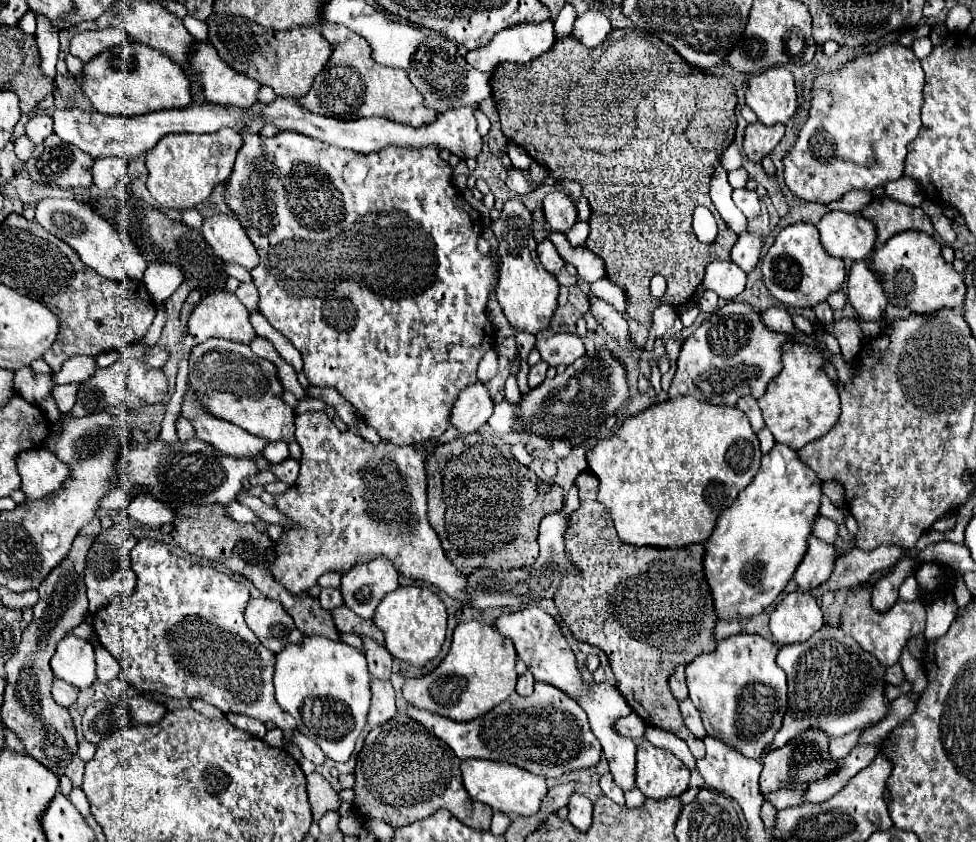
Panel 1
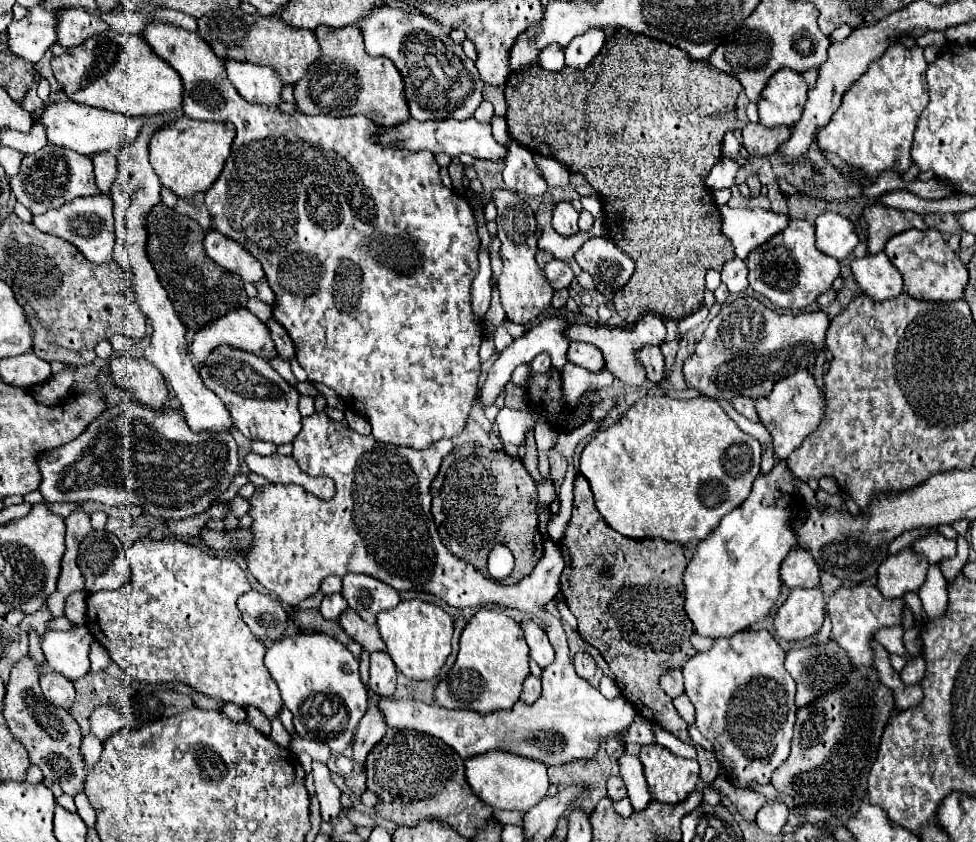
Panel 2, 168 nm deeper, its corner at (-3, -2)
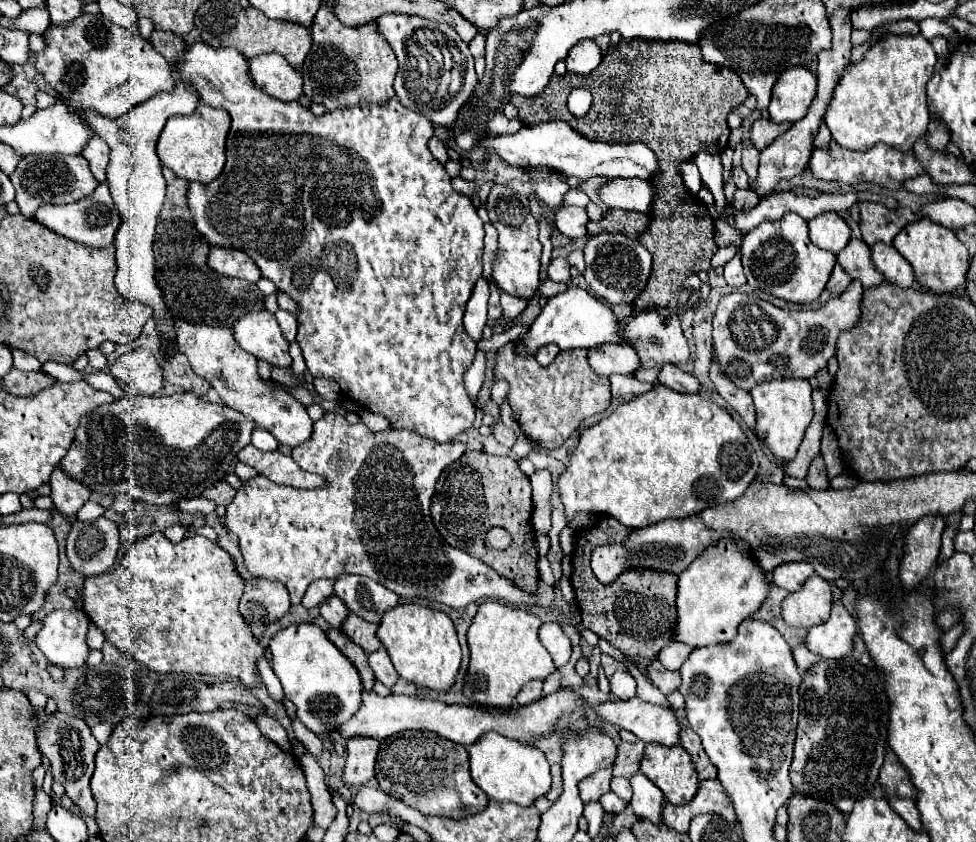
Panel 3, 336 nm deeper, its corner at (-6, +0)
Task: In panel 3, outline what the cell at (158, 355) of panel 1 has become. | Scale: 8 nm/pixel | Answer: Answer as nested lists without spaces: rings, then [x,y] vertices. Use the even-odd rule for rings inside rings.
[[[176,82],[174,92],[162,92],[154,98],[142,102],[140,106],[134,106],[128,114],[122,118],[104,118],[92,110],[84,110],[84,120],[92,126],[92,130],[106,140],[110,146],[110,164],[106,170],[106,178],[110,184],[112,198],[122,214],[122,224],[116,232],[116,262],[118,262],[118,274],[116,274],[116,286],[120,294],[128,300],[148,304],[152,308],[152,320],[156,322],[156,330],[160,338],[176,342],[176,330],[174,330],[174,316],[168,312],[168,306],[164,302],[164,296],[160,294],[160,286],[156,286],[156,270],[154,270],[154,230],[158,224],[158,216],[166,198],[166,180],[162,176],[160,158],[156,154],[156,142],[158,136],[166,124],[166,120],[174,114],[192,114],[198,106],[196,94],[188,90],[188,86],[182,86],[182,82]]]

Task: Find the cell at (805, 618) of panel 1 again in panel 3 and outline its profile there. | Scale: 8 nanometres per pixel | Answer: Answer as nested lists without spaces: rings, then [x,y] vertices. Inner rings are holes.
[[[818,574],[810,576],[808,582],[796,590],[796,592],[790,592],[784,602],[782,602],[782,618],[788,626],[792,628],[810,628],[810,626],[818,626],[820,622],[826,622],[828,620],[828,614],[830,614],[830,606],[832,606],[832,590],[830,590],[830,584],[820,578]]]

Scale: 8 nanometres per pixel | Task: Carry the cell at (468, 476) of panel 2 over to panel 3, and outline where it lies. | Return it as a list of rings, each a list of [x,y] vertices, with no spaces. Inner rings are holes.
[[[464,452],[440,474],[430,510],[436,528],[450,546],[484,560],[500,576],[510,578],[520,588],[536,590],[538,550],[534,546],[532,528],[532,486],[526,474],[522,474],[518,460],[512,456]],[[490,524],[500,524],[502,528],[510,530],[512,544],[506,550],[490,550],[484,546],[484,536],[490,530]]]

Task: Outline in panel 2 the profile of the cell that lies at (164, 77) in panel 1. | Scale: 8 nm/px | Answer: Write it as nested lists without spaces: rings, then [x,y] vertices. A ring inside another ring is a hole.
[[[107,30],[91,36],[83,44],[67,48],[67,54],[53,56],[51,68],[69,100],[121,112],[127,118],[167,114],[179,110],[183,102],[181,78],[139,34],[117,34]]]

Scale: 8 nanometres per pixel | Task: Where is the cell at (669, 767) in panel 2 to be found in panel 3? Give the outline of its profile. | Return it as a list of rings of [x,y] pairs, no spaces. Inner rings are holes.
[[[646,744],[640,770],[662,790],[670,804],[686,804],[698,790],[696,766],[692,766],[682,746]]]

